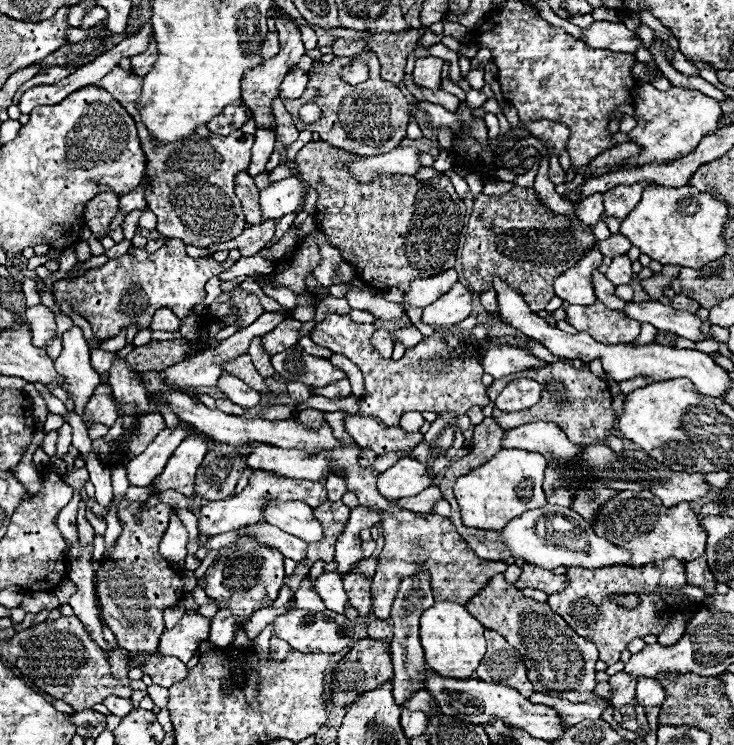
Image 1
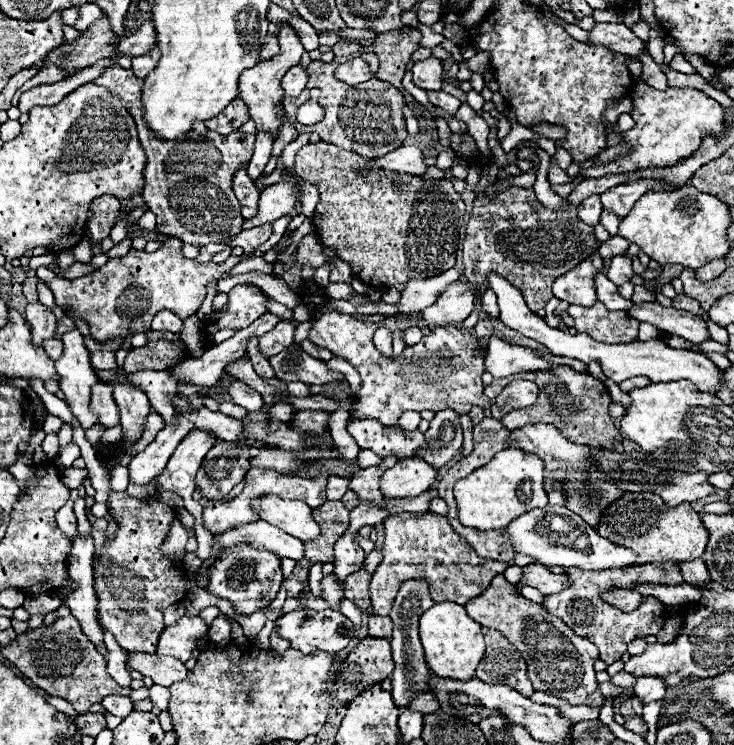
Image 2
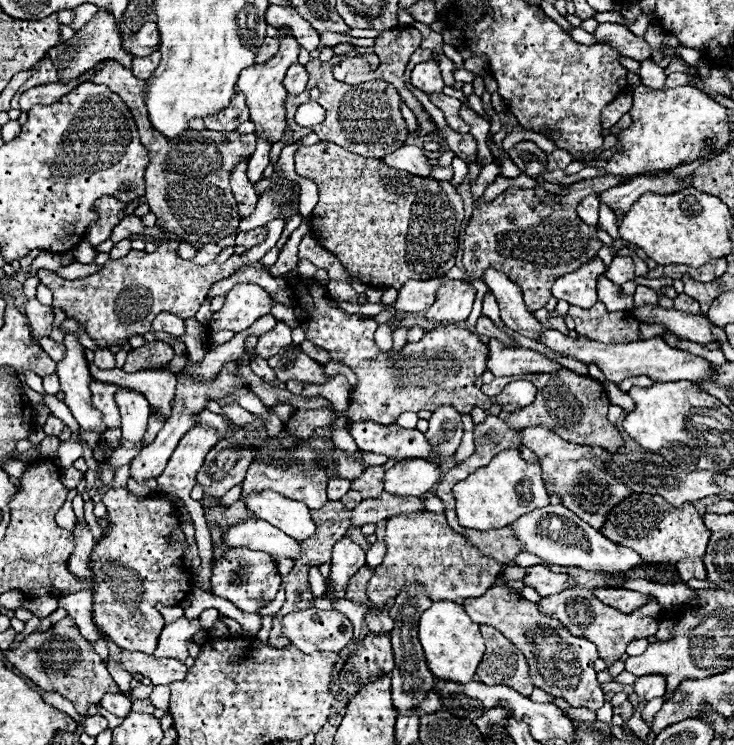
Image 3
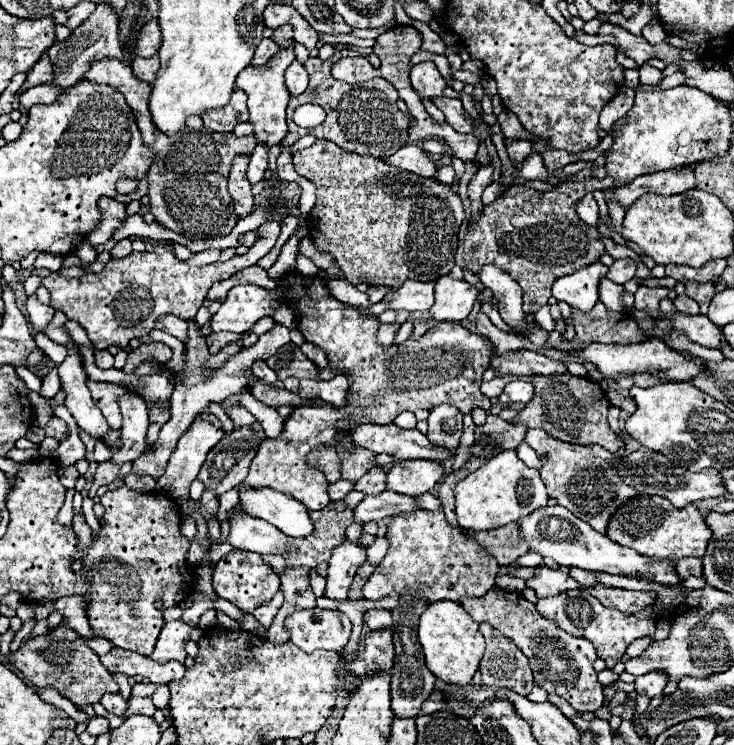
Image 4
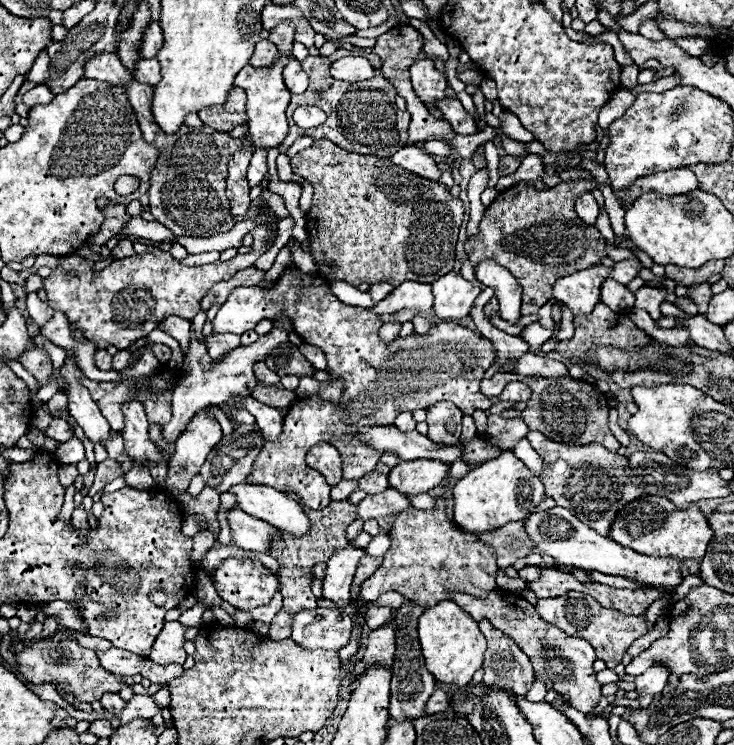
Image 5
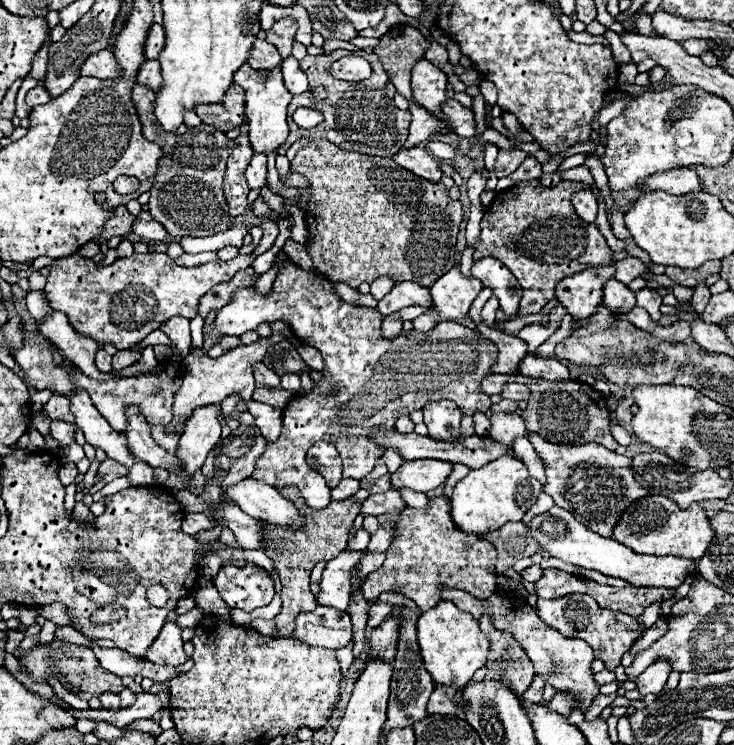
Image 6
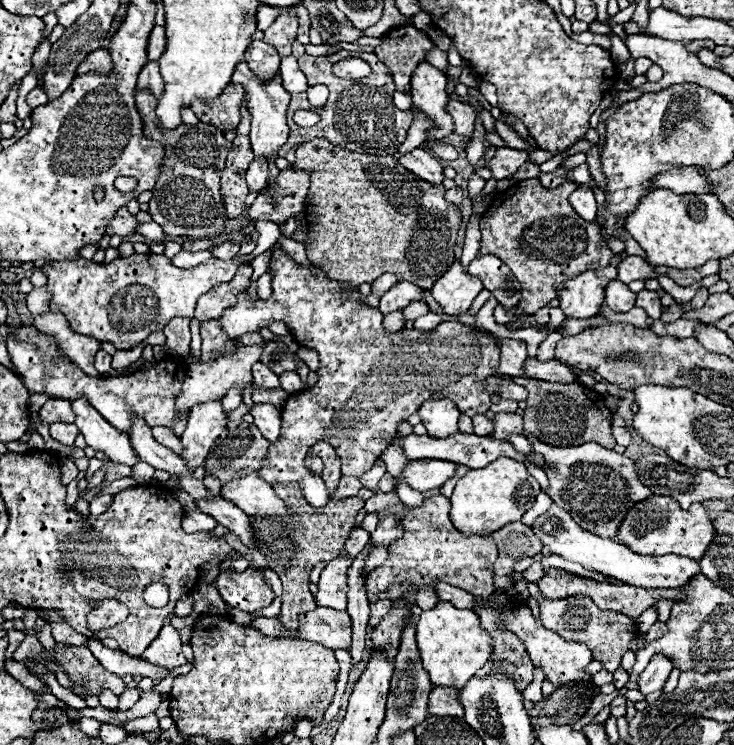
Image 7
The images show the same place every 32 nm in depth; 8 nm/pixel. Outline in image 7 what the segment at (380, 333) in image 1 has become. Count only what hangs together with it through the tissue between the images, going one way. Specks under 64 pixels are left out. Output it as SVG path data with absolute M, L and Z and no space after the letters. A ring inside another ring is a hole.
M396 310L396 312L388 314L388 316L384 316L384 328L386 328L386 332L398 332L398 330L404 328L404 324L406 324L406 318L404 318L402 310Z

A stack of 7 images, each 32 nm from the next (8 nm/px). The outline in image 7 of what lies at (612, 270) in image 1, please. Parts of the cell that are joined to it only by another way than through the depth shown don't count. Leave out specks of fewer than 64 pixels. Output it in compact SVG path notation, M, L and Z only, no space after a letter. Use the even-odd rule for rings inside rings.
M628 256L622 264L618 264L618 280L624 284L630 284L632 280L648 280L656 278L658 274L654 268L640 256Z

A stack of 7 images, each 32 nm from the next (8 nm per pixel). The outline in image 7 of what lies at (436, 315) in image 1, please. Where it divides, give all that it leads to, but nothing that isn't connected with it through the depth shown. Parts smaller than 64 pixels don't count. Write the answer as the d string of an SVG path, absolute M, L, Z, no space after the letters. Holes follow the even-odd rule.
M454 260L454 264L448 268L448 272L432 286L432 296L436 298L436 302L442 306L446 320L454 320L456 314L466 312L474 298L484 290L482 282L472 276L466 274L462 270L460 260Z

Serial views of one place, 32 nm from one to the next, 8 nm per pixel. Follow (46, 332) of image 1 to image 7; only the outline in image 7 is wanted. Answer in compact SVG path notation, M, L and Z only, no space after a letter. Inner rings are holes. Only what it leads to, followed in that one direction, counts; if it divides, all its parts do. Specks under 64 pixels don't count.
M44 286L44 288L34 288L34 290L28 294L28 300L26 300L28 310L30 310L32 314L44 314L44 312L48 312L50 298L52 298L52 292L46 290L46 286Z

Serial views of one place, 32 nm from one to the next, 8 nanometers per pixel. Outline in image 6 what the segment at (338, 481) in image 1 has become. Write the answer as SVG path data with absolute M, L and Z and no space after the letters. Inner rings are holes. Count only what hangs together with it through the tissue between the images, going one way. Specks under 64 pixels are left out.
M342 478L340 484L332 490L332 500L344 500L354 496L360 490L360 482L356 478Z

